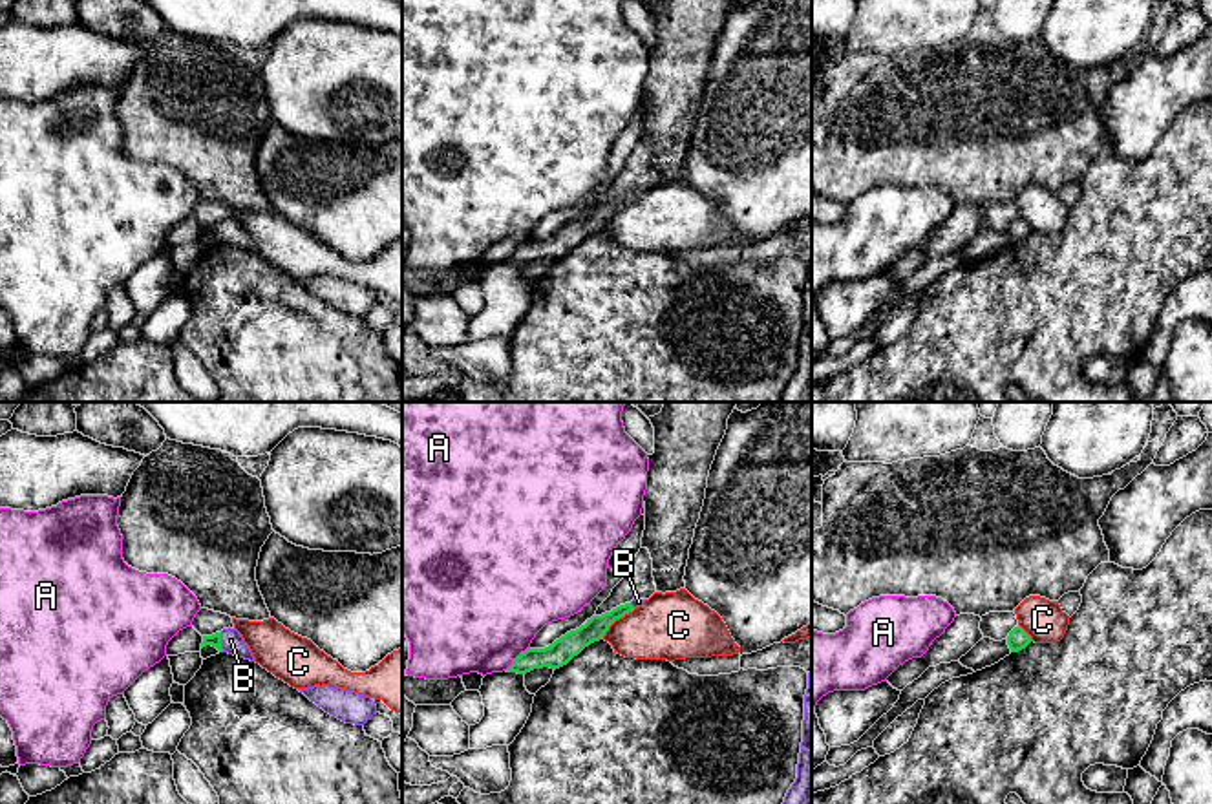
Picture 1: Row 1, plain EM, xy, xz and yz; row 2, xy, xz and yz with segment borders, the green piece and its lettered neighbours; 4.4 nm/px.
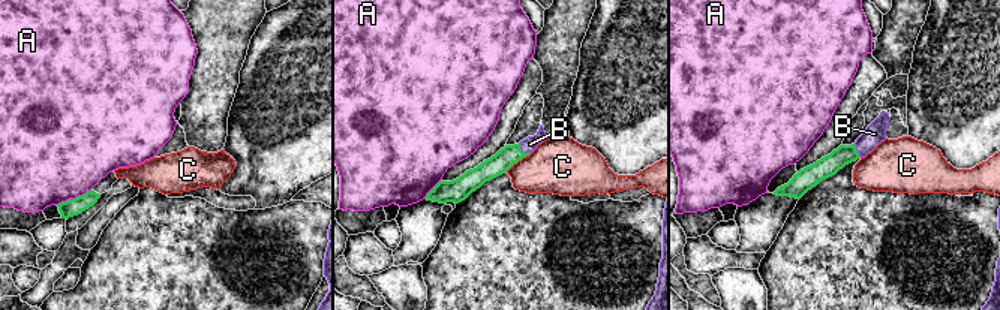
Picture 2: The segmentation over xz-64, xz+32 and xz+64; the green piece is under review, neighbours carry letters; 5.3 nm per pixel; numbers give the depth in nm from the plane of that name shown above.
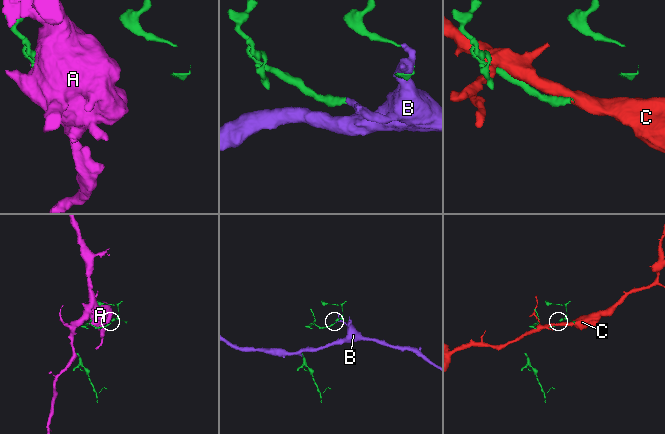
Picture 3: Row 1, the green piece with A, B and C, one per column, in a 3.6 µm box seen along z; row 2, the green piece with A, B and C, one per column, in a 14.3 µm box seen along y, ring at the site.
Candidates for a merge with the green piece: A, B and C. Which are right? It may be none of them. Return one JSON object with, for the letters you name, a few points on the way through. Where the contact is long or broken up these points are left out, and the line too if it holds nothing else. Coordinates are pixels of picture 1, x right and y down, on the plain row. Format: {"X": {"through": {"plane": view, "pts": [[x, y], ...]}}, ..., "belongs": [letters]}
{"belongs": ["B"]}

